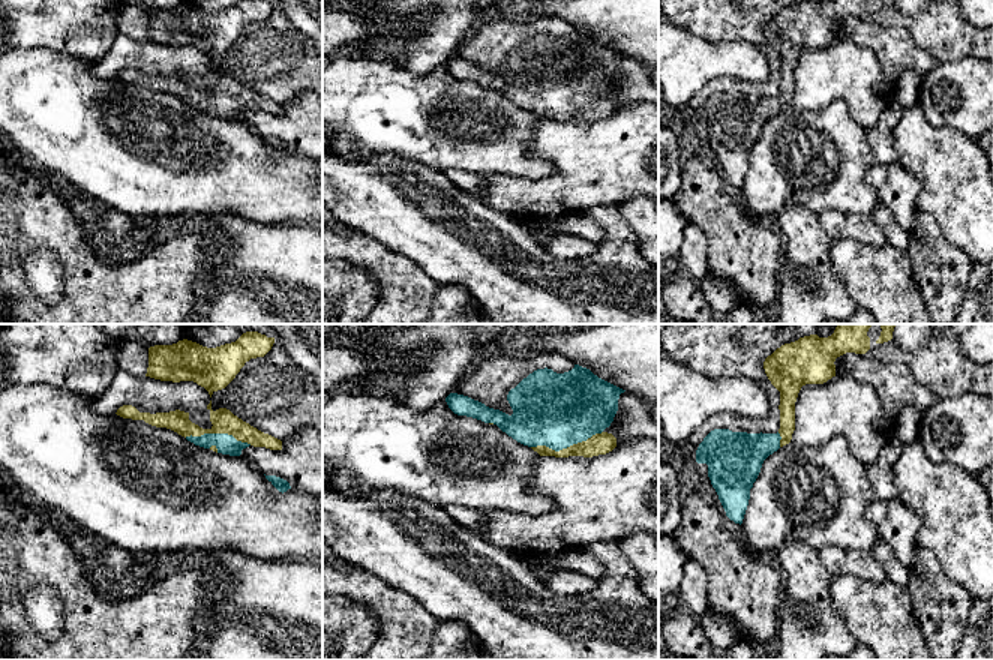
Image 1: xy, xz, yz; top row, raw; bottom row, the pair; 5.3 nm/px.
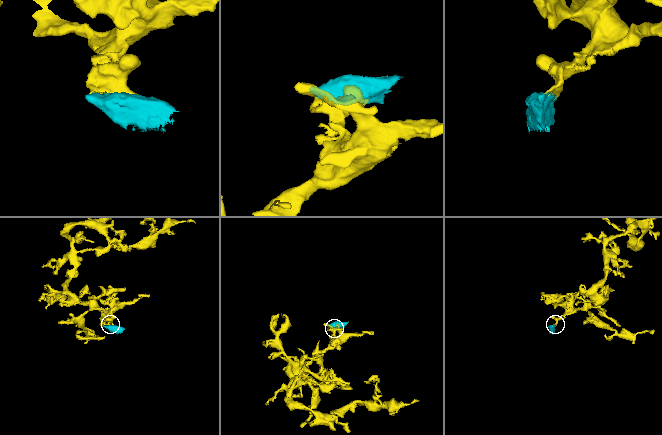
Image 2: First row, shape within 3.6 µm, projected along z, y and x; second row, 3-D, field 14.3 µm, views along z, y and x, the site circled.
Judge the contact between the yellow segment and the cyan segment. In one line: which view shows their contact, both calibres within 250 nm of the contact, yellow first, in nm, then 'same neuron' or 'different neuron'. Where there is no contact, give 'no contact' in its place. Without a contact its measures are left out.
xz | 120/400 nm | same neuron

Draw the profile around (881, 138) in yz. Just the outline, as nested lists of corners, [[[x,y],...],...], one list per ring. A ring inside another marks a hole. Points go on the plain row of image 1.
[[[892,100],[882,112],[876,126],[867,130],[868,144],[878,164],[891,164],[897,160],[894,148],[894,129],[903,112],[903,106]]]

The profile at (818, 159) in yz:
[[[836,99],[819,111],[798,111],[789,106],[764,124],[750,153],[748,170],[741,188],[747,210],[754,218],[762,219],[778,216],[789,202],[796,202],[818,216],[826,210],[870,214],[876,204],[876,192],[866,182],[866,174],[874,162],[867,130],[854,120],[844,100]]]

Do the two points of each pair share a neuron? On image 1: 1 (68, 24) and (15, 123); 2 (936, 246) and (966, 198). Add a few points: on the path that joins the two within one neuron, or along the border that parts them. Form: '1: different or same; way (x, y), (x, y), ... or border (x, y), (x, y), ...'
1: different; border (20, 47), (51, 47), (87, 63)
2: different; border (918, 209), (930, 213), (942, 234), (968, 258)

